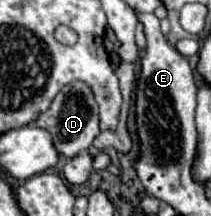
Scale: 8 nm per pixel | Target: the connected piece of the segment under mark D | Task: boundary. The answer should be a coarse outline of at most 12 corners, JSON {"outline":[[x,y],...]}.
{"outline":[[68,82],[40,114],[62,156],[88,150],[100,112],[86,82]]}

